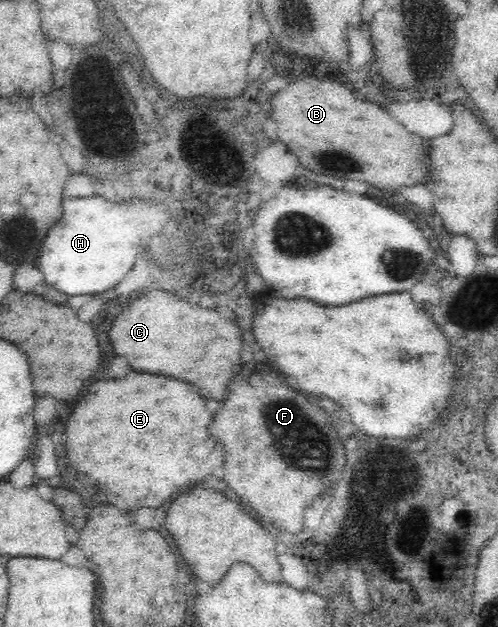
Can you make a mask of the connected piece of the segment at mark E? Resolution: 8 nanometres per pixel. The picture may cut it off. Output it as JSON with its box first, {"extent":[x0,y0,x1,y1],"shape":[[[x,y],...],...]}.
{"extent":[65,371,221,509],"shape":[[[129,371],[123,379],[109,379],[109,381],[95,381],[87,387],[87,393],[79,397],[79,401],[75,403],[67,423],[65,423],[65,451],[67,451],[67,459],[69,465],[75,467],[81,473],[87,473],[89,479],[97,485],[97,487],[105,487],[107,491],[111,491],[113,495],[121,497],[129,509],[139,509],[139,507],[159,507],[165,499],[169,499],[173,495],[173,491],[189,481],[201,479],[205,475],[209,475],[213,471],[213,467],[221,465],[221,443],[209,435],[207,431],[209,425],[209,411],[205,409],[205,399],[197,393],[197,389],[185,381],[177,381],[177,379],[167,379],[161,375],[149,375],[149,373],[137,373],[137,371]]]}

